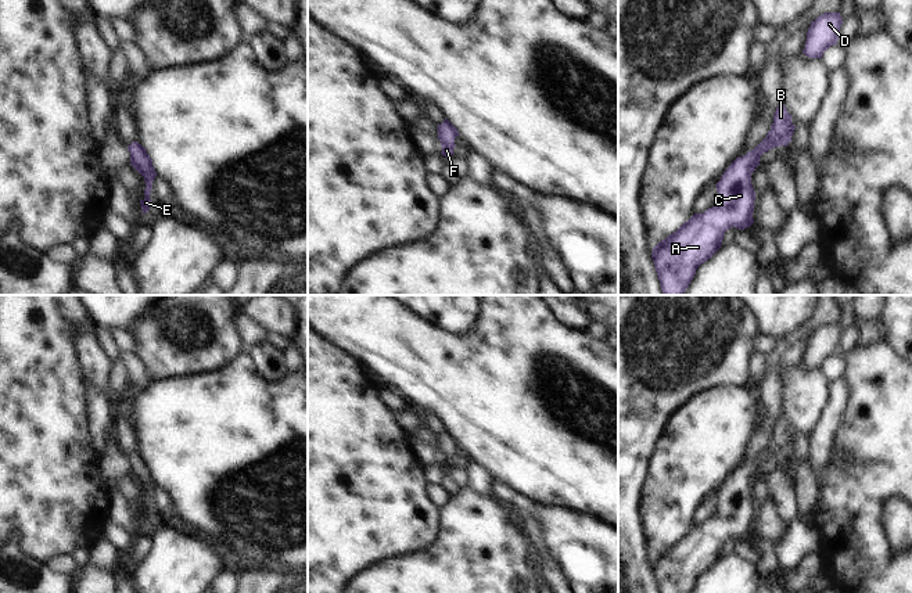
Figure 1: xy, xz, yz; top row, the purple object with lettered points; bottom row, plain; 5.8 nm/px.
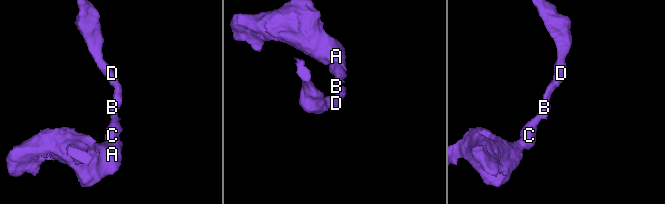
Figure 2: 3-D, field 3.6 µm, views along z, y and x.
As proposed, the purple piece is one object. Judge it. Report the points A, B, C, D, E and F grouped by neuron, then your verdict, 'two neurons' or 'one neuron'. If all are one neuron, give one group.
A B C D E F | one neuron

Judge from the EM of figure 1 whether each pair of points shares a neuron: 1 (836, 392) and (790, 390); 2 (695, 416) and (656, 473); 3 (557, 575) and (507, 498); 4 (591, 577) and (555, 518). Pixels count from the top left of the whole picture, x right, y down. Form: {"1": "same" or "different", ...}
{"1": "different", "2": "same", "3": "same", "4": "same"}

